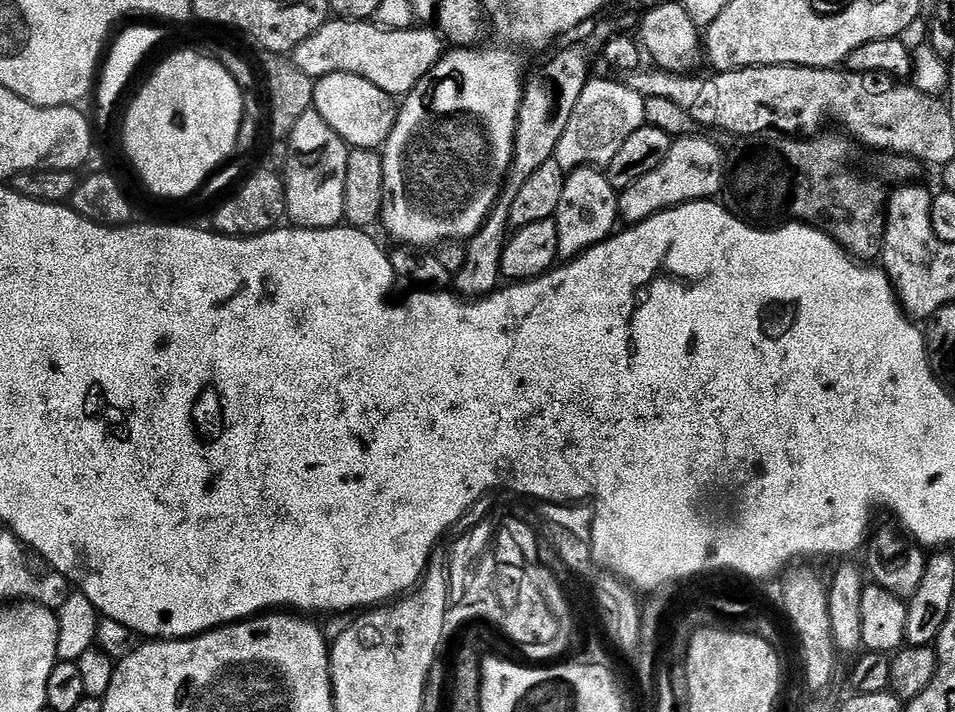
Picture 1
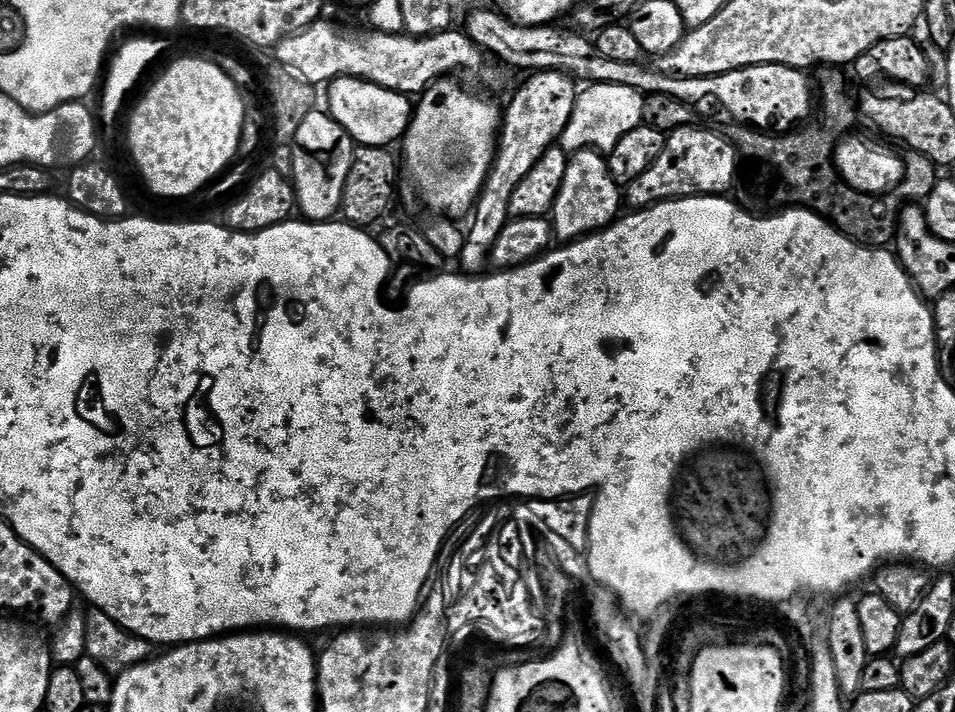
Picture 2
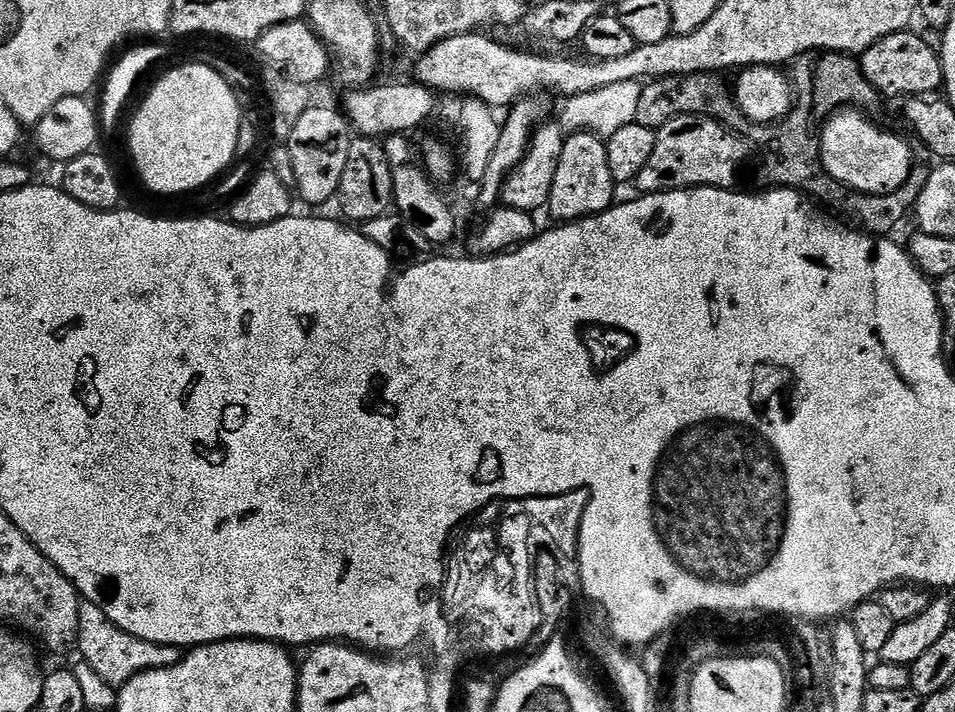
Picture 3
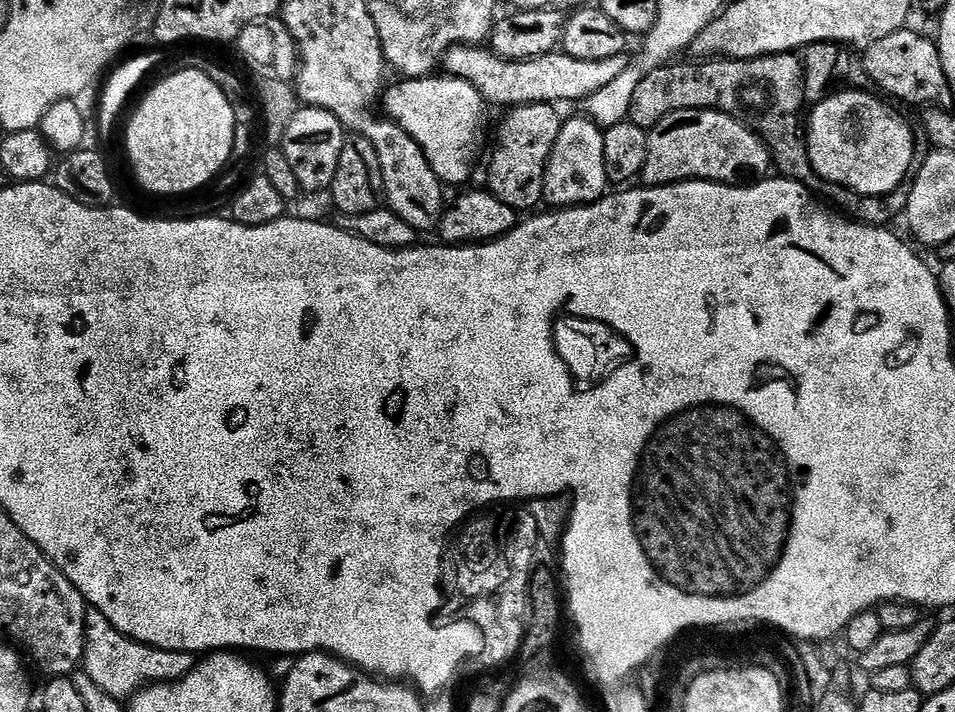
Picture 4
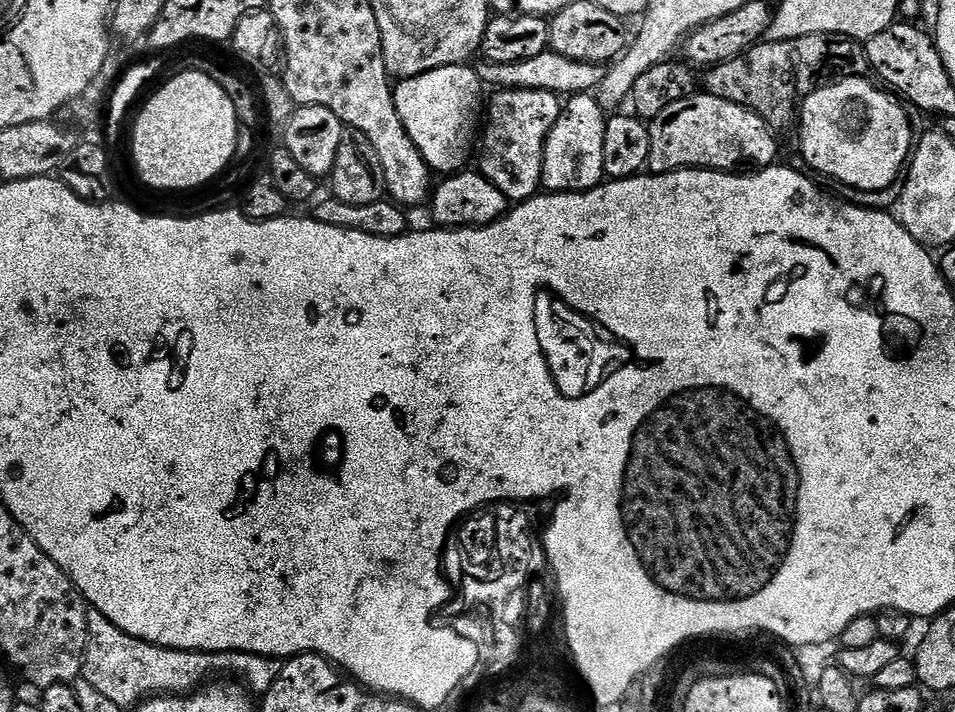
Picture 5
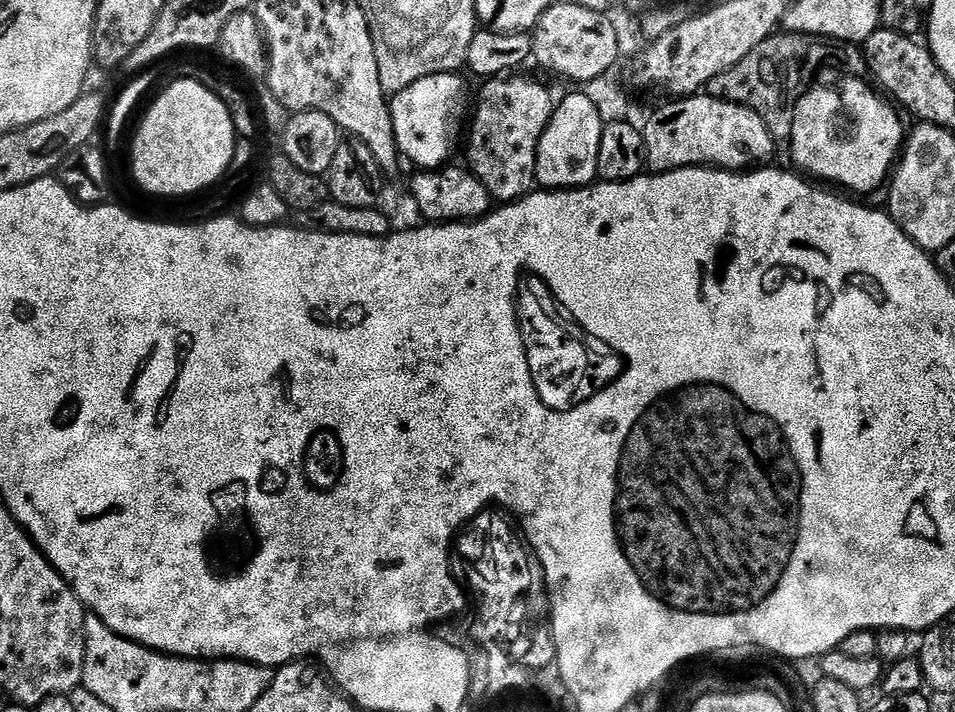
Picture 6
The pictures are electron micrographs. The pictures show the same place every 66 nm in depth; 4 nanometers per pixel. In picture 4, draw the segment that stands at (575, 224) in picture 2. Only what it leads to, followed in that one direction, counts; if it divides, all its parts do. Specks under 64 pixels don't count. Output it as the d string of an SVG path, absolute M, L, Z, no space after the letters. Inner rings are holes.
M579 115L573 120L565 119L561 123L558 142L554 144L546 168L543 203L553 209L593 204L596 200L602 199L610 188L604 153L605 129L588 119L587 115Z

